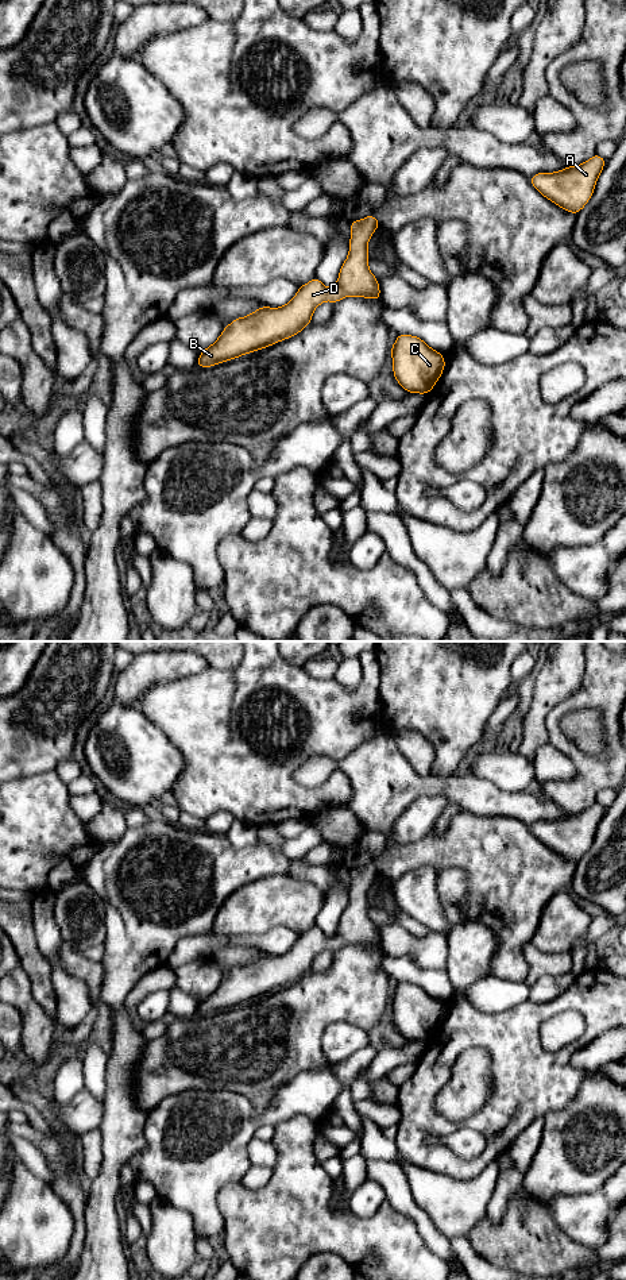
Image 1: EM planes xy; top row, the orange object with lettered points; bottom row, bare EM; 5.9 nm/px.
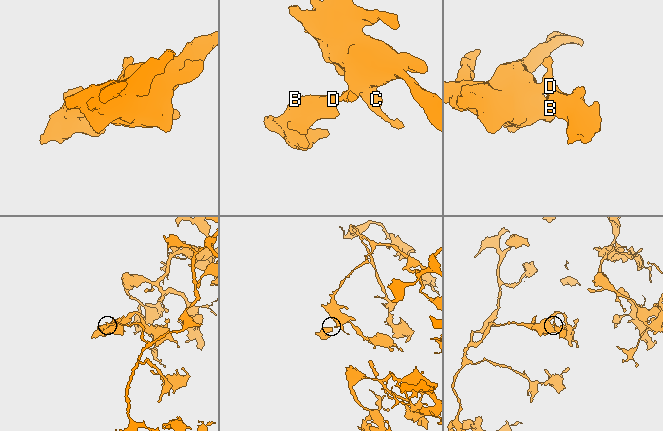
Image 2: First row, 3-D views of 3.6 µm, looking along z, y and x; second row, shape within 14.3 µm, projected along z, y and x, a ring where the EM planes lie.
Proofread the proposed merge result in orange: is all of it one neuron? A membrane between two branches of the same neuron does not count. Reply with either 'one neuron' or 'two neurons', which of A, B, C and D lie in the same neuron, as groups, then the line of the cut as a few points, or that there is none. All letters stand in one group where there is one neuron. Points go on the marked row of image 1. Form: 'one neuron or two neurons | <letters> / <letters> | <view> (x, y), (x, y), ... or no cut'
one neuron | A B C D | no cut

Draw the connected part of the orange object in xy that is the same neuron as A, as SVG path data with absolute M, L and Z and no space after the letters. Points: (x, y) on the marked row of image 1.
M595 154L584 163L554 173L537 173L530 184L553 204L577 215L590 201L606 159Z

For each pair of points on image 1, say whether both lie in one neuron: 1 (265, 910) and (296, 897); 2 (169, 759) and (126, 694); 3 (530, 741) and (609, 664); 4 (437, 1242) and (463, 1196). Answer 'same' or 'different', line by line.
1: same
2: different
3: different
4: different

